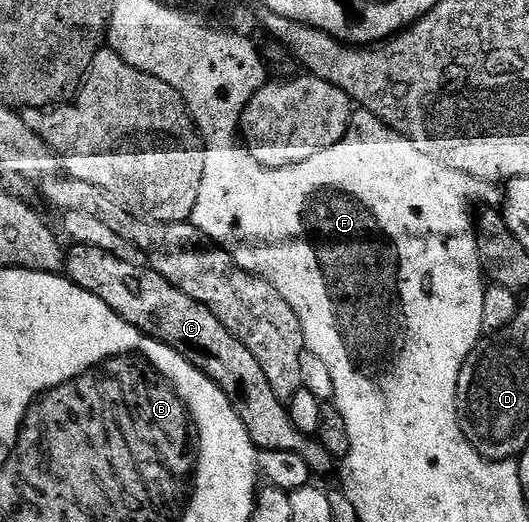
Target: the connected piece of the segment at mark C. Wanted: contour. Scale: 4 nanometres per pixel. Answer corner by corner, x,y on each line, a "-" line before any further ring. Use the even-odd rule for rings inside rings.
72,243
64,256
63,274
74,285
86,289
86,293
94,293
98,301
106,301
122,321
134,325
134,329
151,339
165,343
186,357
190,365
213,379
232,400
250,433
250,441
254,441
261,452
288,451
302,457
313,476
324,475
331,469
332,459
319,443
321,440
294,429
285,400
279,399
274,389
270,389
270,381
262,365
258,365
258,357
254,357
254,353
250,353
250,349
246,349
246,345
242,345
242,341
238,341
238,337
214,317
209,307
170,285
166,277
144,263
122,261
122,257
114,257
114,253
106,253
106,249
94,249
94,245

